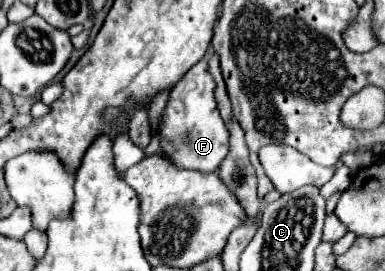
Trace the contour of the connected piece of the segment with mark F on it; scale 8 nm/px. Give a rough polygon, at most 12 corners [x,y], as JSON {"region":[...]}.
{"region":[[206,58],[172,88],[164,154],[212,172],[228,154]]}

